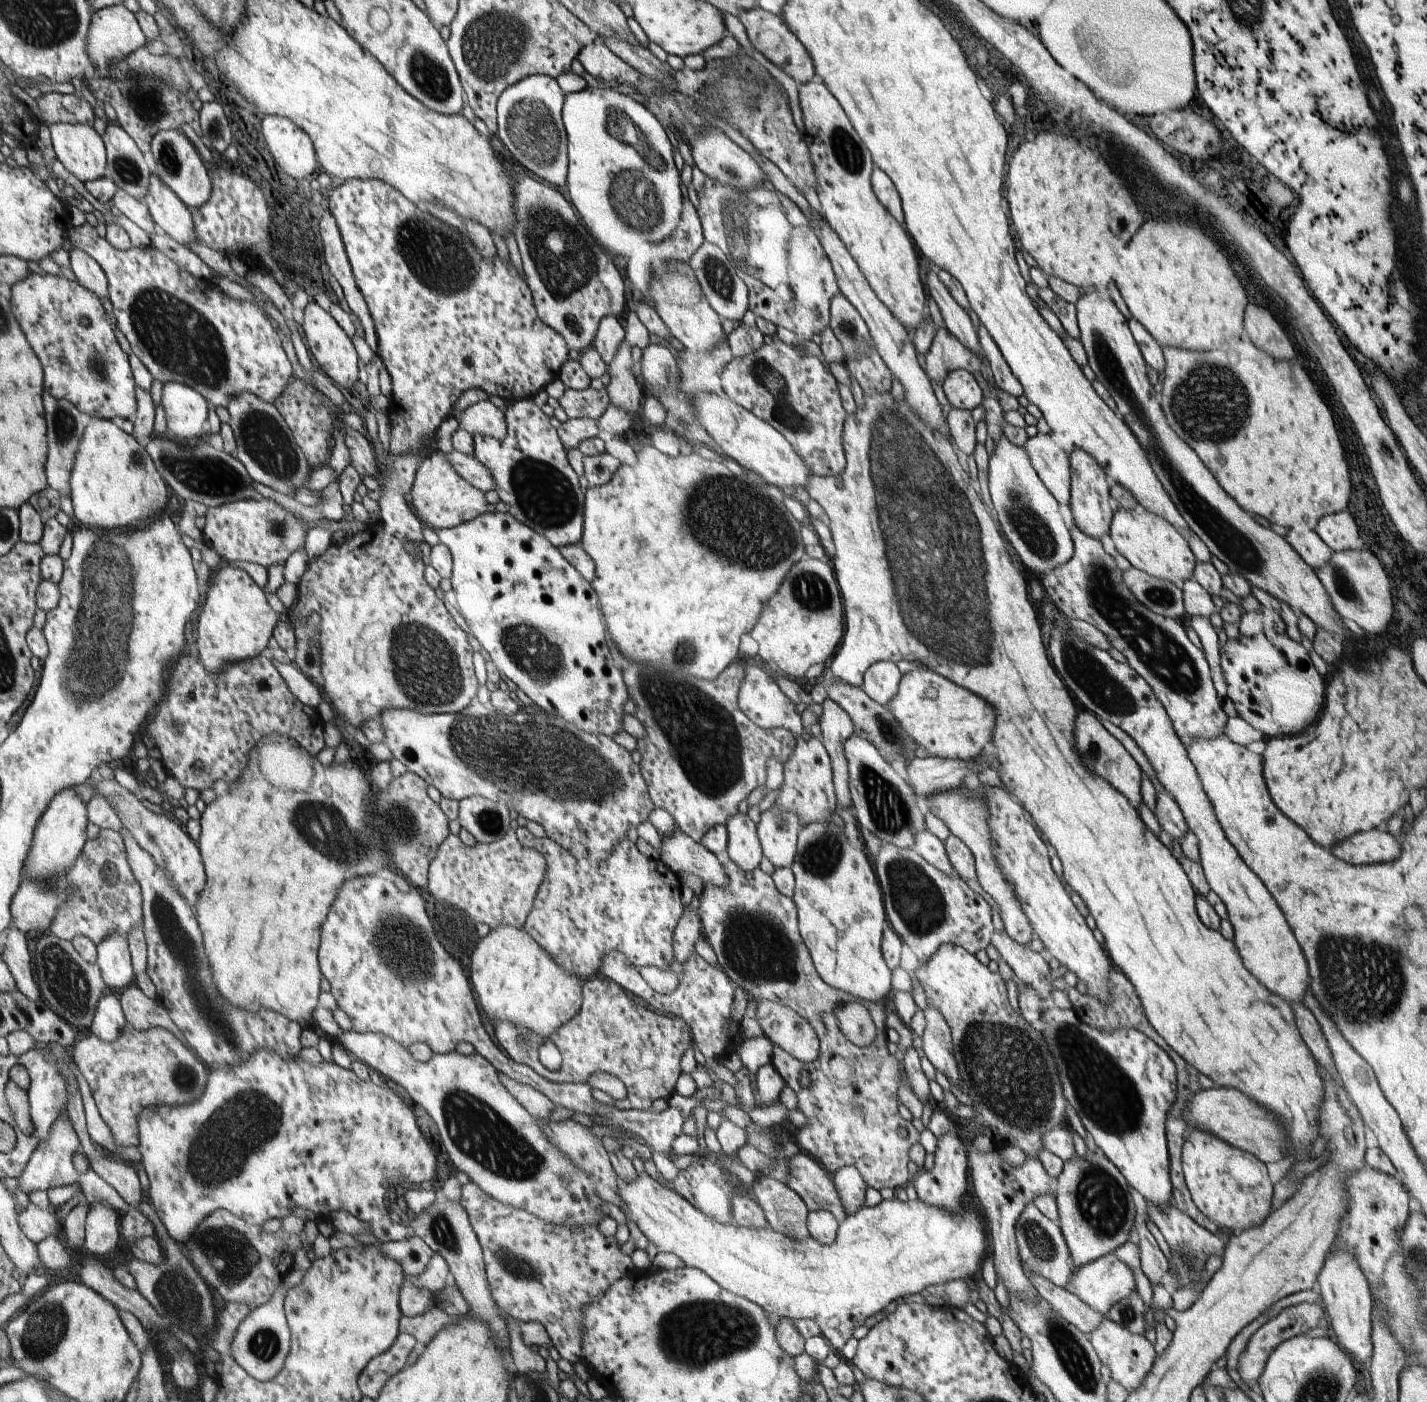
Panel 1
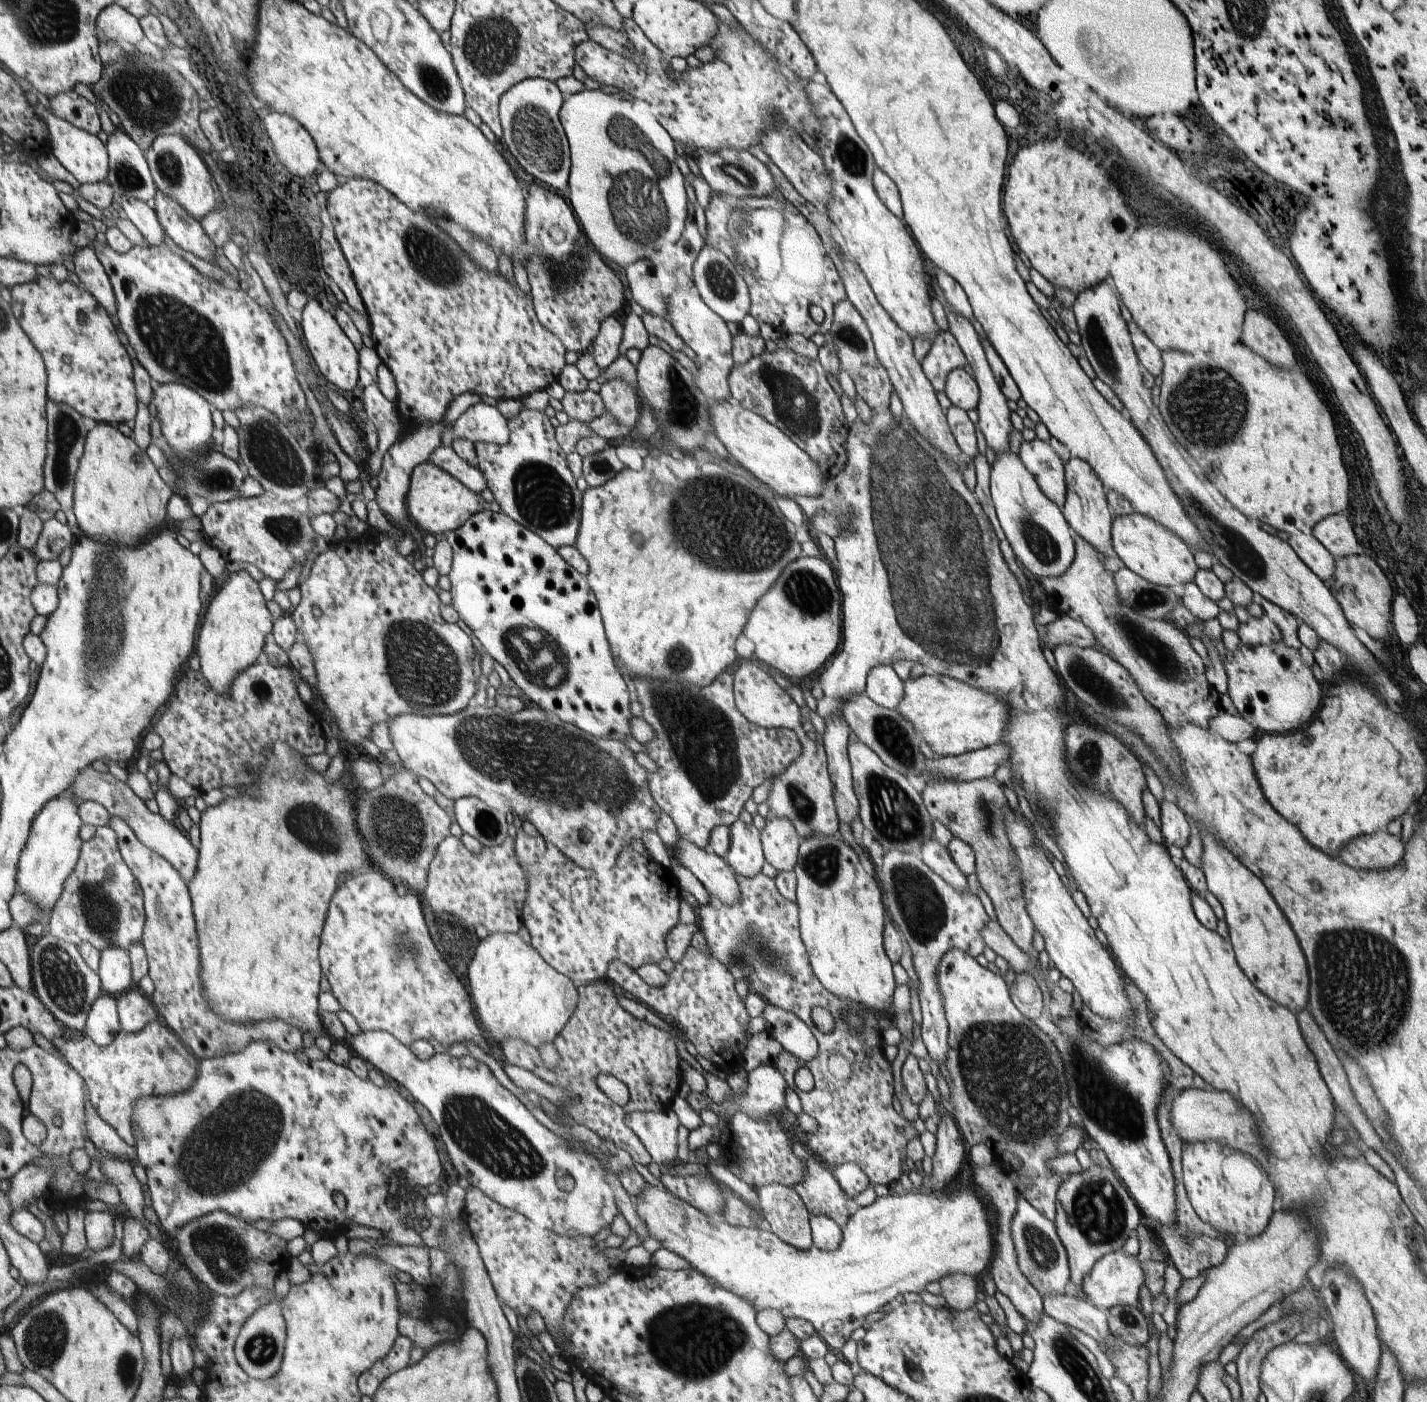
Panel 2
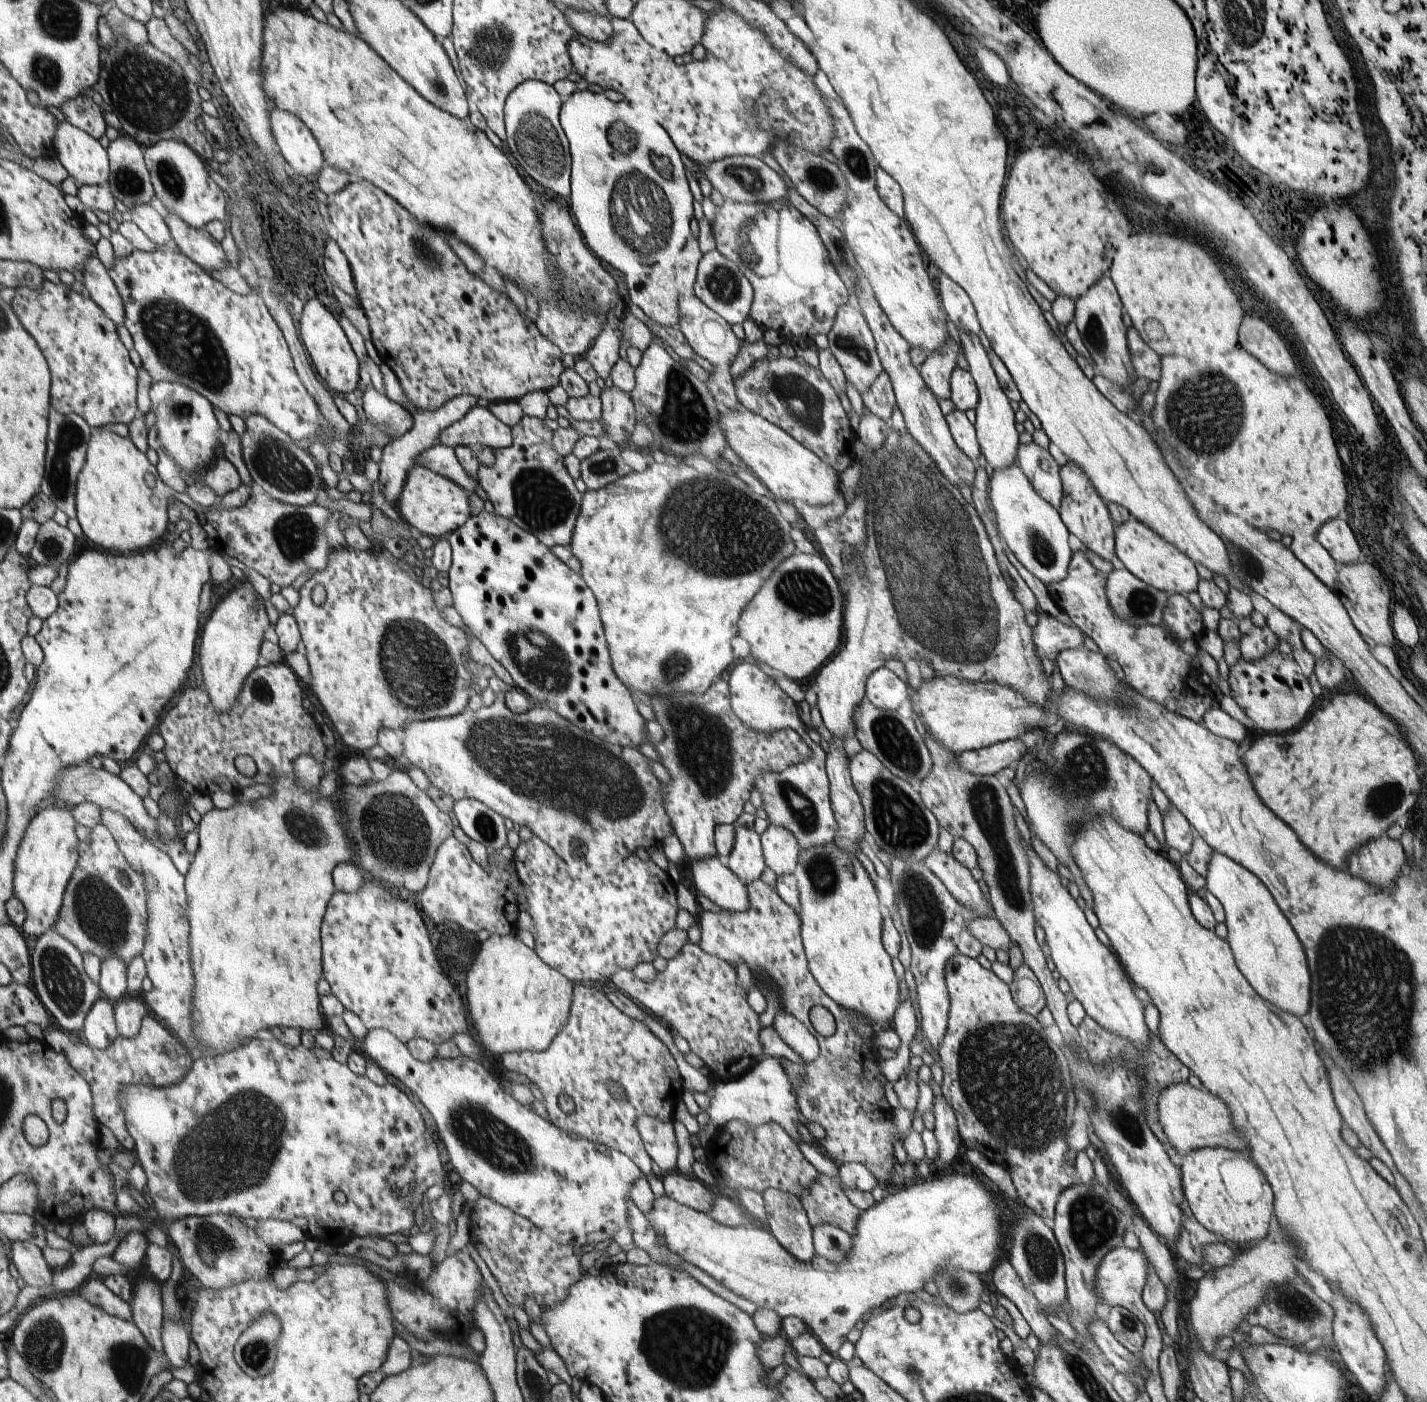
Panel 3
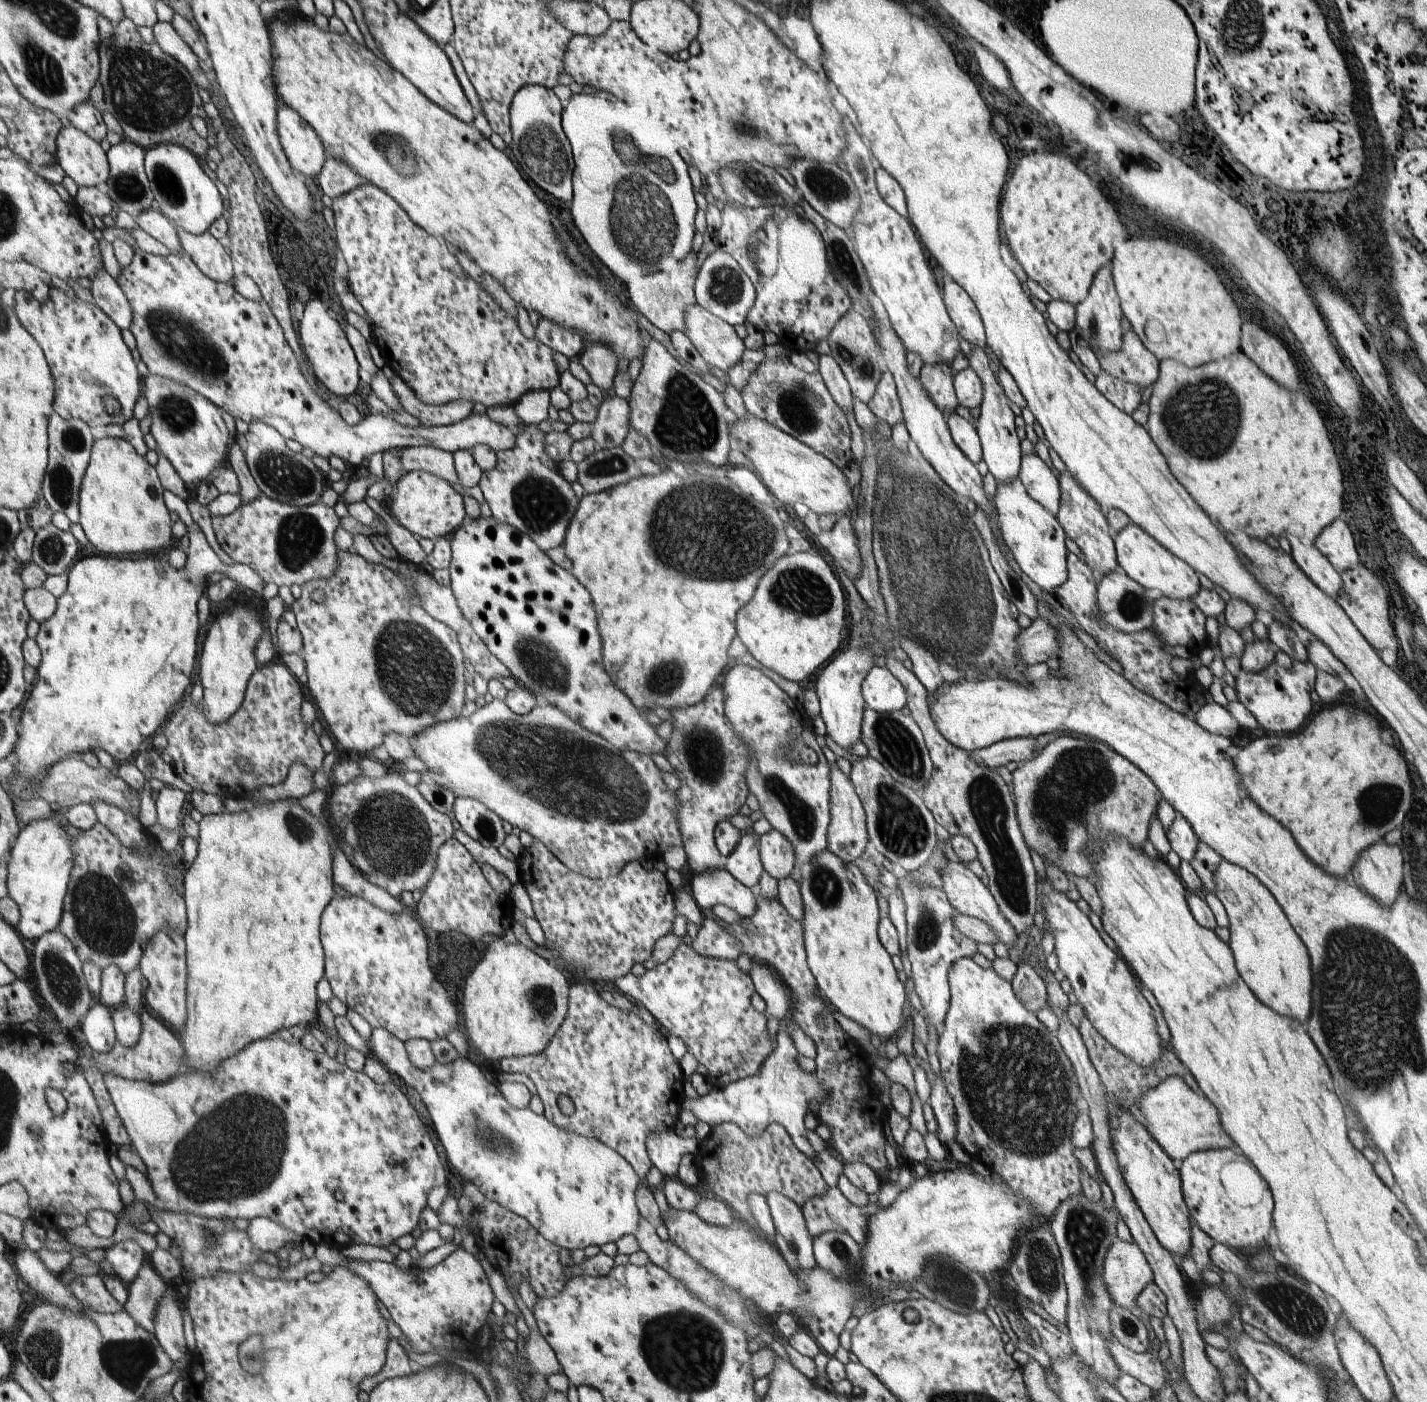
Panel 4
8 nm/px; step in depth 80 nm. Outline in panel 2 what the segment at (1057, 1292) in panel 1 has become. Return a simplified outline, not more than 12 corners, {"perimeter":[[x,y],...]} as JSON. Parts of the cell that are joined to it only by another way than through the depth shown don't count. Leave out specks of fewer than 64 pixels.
{"perimeter":[[1044,1295],[1043,1310],[1109,1345],[1107,1316],[1088,1300]]}

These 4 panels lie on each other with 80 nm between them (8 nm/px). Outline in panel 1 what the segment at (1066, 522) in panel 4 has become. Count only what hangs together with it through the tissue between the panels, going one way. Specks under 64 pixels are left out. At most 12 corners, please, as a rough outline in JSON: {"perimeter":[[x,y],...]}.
{"perimeter":[[1074,449],[1071,499],[1075,525],[1117,555],[1109,540],[1115,511],[1105,470]]}

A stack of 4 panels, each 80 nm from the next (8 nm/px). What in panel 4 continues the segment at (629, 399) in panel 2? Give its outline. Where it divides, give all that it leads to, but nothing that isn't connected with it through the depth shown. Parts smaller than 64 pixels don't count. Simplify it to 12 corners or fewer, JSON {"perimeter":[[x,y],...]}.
{"perimeter":[[610,396],[591,434],[597,450],[620,447],[631,427],[629,399]]}

